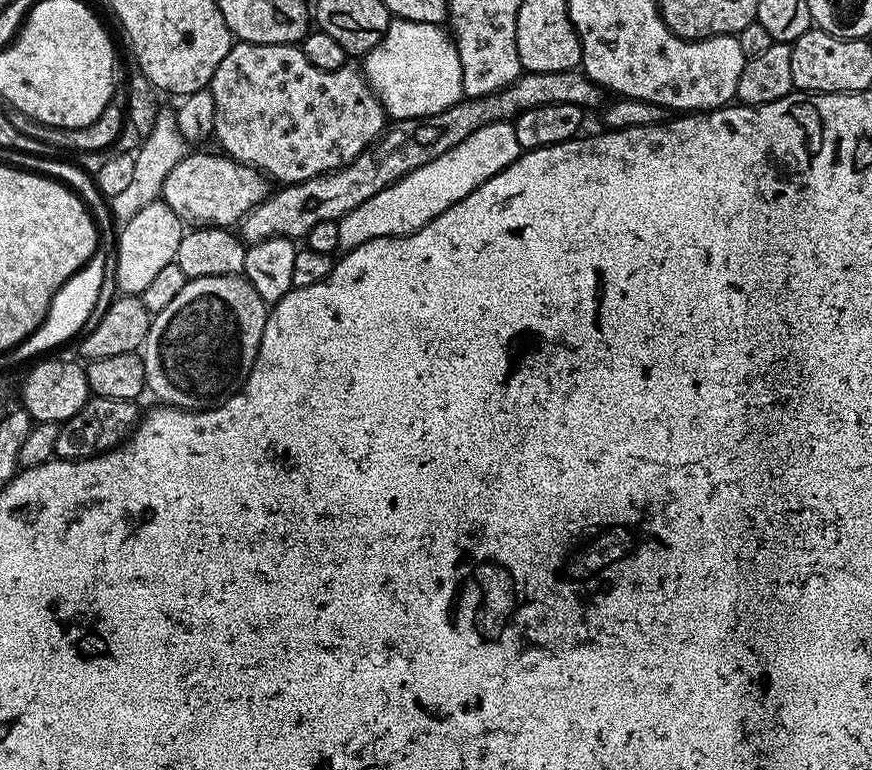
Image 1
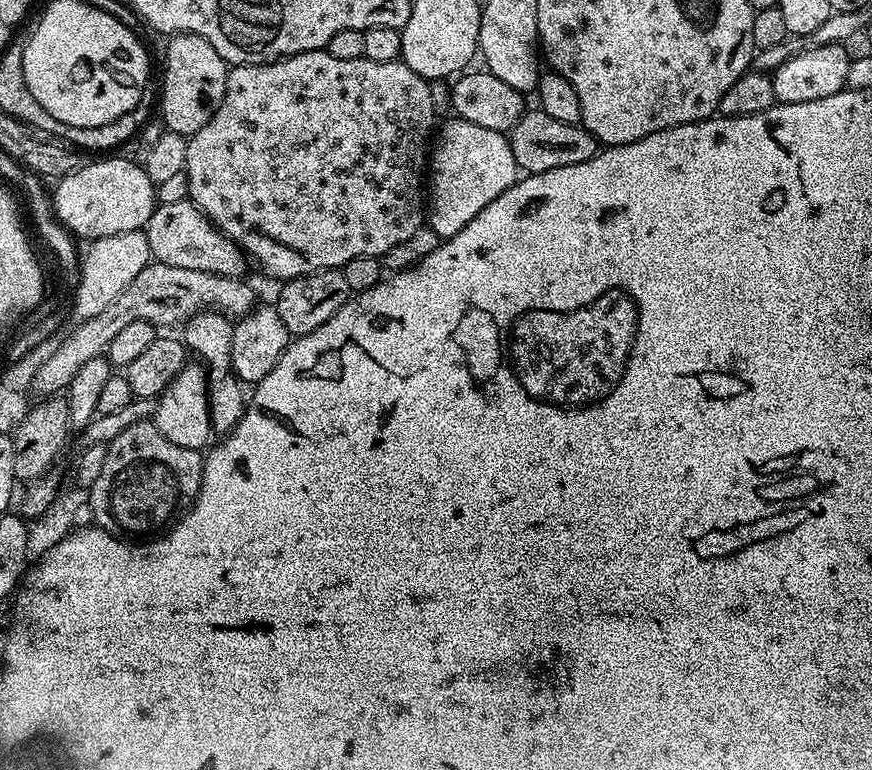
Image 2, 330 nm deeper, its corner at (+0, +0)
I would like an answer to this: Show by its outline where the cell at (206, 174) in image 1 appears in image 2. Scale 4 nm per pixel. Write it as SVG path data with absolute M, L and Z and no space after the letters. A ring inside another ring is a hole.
M112 154L107 158L96 158L93 164L81 163L70 175L59 177L55 181L56 189L51 189L50 197L52 209L57 220L68 229L69 232L81 241L91 242L98 238L106 238L110 234L122 234L123 232L138 232L147 225L152 217L158 197L157 185L146 174L144 165L127 161L124 155Z

